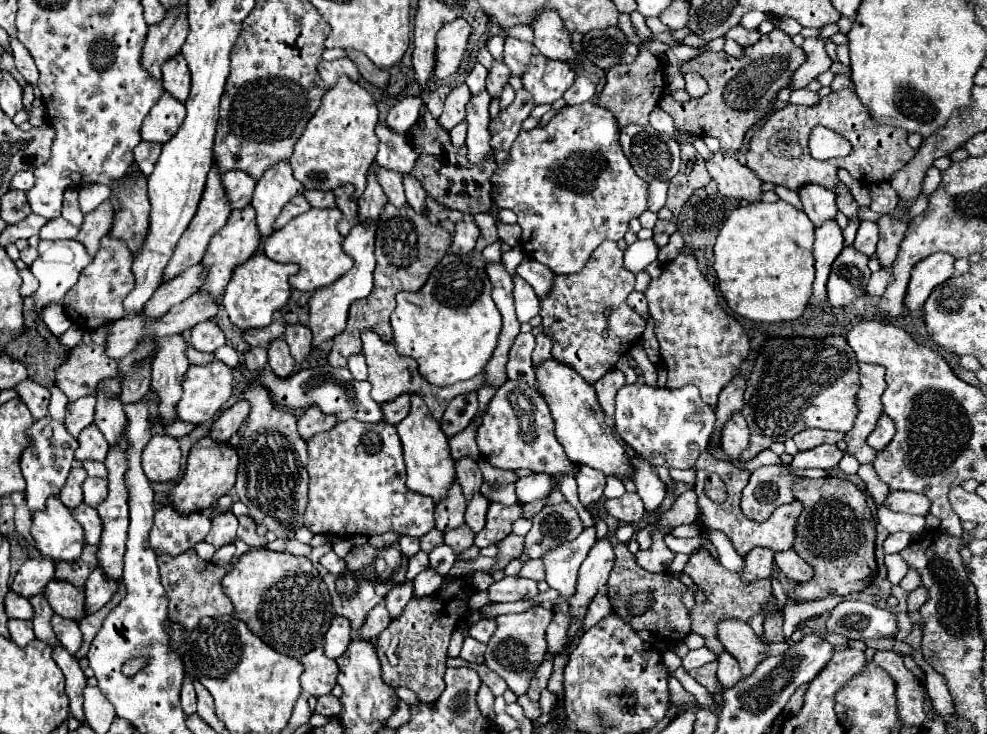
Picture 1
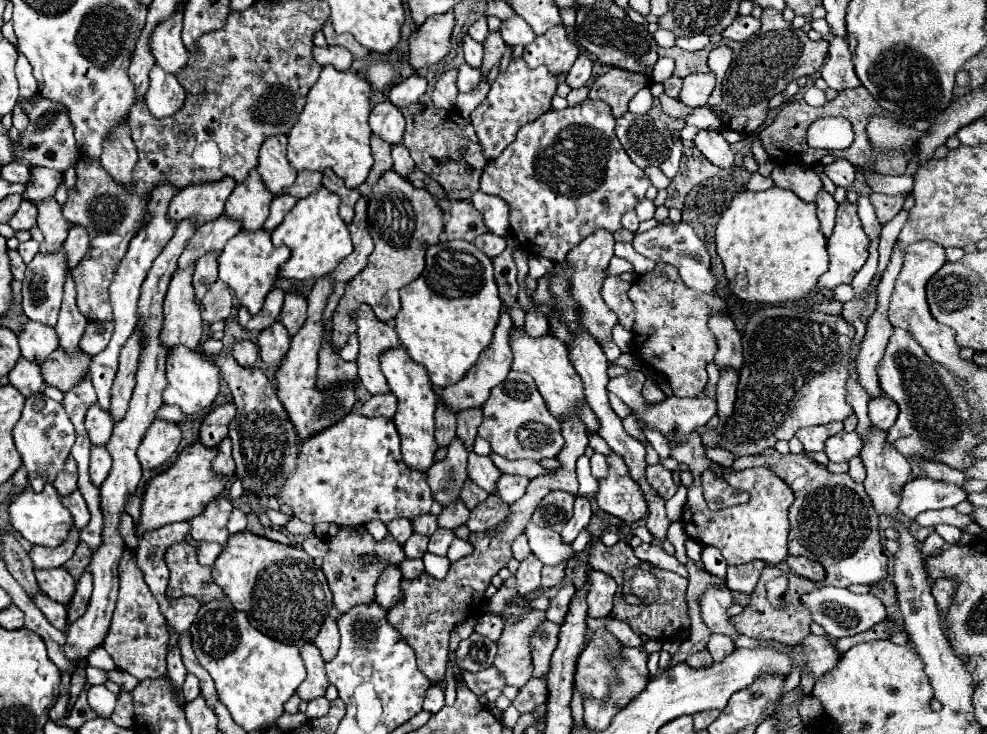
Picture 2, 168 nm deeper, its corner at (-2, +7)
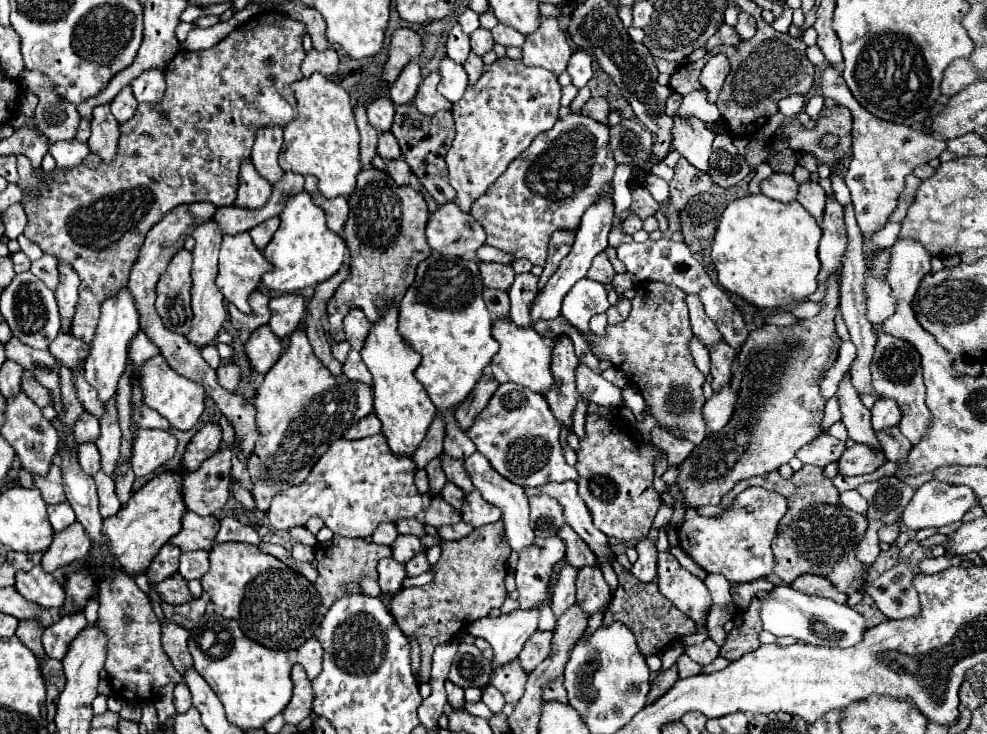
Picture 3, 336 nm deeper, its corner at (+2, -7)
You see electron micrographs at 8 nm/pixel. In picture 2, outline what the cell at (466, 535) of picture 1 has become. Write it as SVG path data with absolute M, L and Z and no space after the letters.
M458 498L458 500L454 500L452 504L448 504L448 506L440 512L440 516L438 516L438 526L452 530L452 528L456 528L456 526L466 524L468 514L470 514L470 510L468 510L468 508L462 504L462 500Z

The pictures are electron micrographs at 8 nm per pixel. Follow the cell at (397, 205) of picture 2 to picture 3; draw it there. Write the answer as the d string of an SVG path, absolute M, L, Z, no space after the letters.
M376 168L362 170L358 174L358 186L348 198L350 218L346 222L346 244L350 250L352 276L344 280L334 298L328 302L328 334L334 342L344 340L342 320L352 308L360 308L374 324L380 320L376 300L384 300L386 306L402 298L408 286L414 282L416 266L430 256L426 242L428 206L424 198L412 186L396 186L396 182Z

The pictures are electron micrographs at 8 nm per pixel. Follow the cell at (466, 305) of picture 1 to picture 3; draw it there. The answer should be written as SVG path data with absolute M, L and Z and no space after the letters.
M432 252L426 260L422 260L416 268L416 280L400 300L398 312L398 332L402 340L422 356L420 366L416 368L416 380L426 388L430 400L438 410L448 410L458 402L464 402L472 392L484 368L490 364L494 354L498 352L498 342L492 338L492 316L482 300L482 276L478 272L478 264L474 260L442 256Z

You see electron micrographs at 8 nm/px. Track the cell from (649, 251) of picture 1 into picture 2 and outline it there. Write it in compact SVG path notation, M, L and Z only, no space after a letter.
M612 258L610 260L610 264L608 264L608 270L606 270L606 274L610 276L610 274L624 274L624 272L632 272L632 264L628 264L626 260L622 260L622 258Z

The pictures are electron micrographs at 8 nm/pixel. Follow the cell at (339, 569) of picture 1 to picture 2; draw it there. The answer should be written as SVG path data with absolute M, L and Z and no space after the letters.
M308 536L304 542L302 542L302 550L306 554L310 554L312 558L322 558L326 554L326 544L322 542L322 538L318 536Z

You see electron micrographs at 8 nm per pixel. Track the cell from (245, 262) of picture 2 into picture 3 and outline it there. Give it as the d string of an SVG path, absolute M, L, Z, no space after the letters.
M248 232L236 234L236 236L224 236L222 240L222 248L220 248L220 272L216 278L216 286L218 290L224 294L224 298L228 302L232 302L240 312L250 314L250 304L248 298L252 292L258 290L260 282L262 282L262 274L270 272L274 266L270 266L270 262L264 258L264 254L254 246L252 238Z

